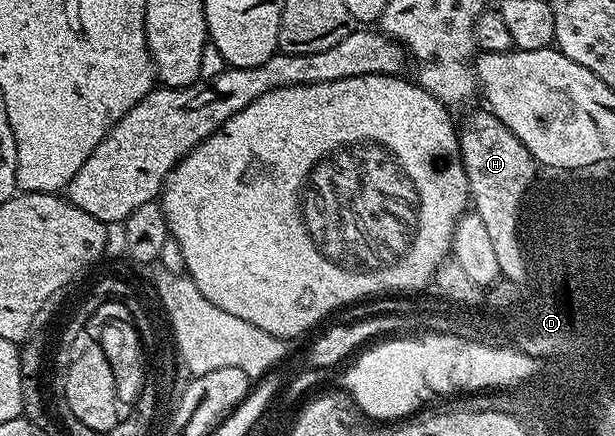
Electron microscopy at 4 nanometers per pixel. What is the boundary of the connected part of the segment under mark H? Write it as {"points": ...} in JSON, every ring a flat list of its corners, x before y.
{"points":[[479,107,466,121,466,130,460,133,460,156,470,174,472,186,472,209,488,230,496,260,505,280,525,282,528,268,523,249,523,238,515,228,515,214,518,209,518,198,528,183,534,185,536,162,534,156,516,139,500,119,485,107]]}

